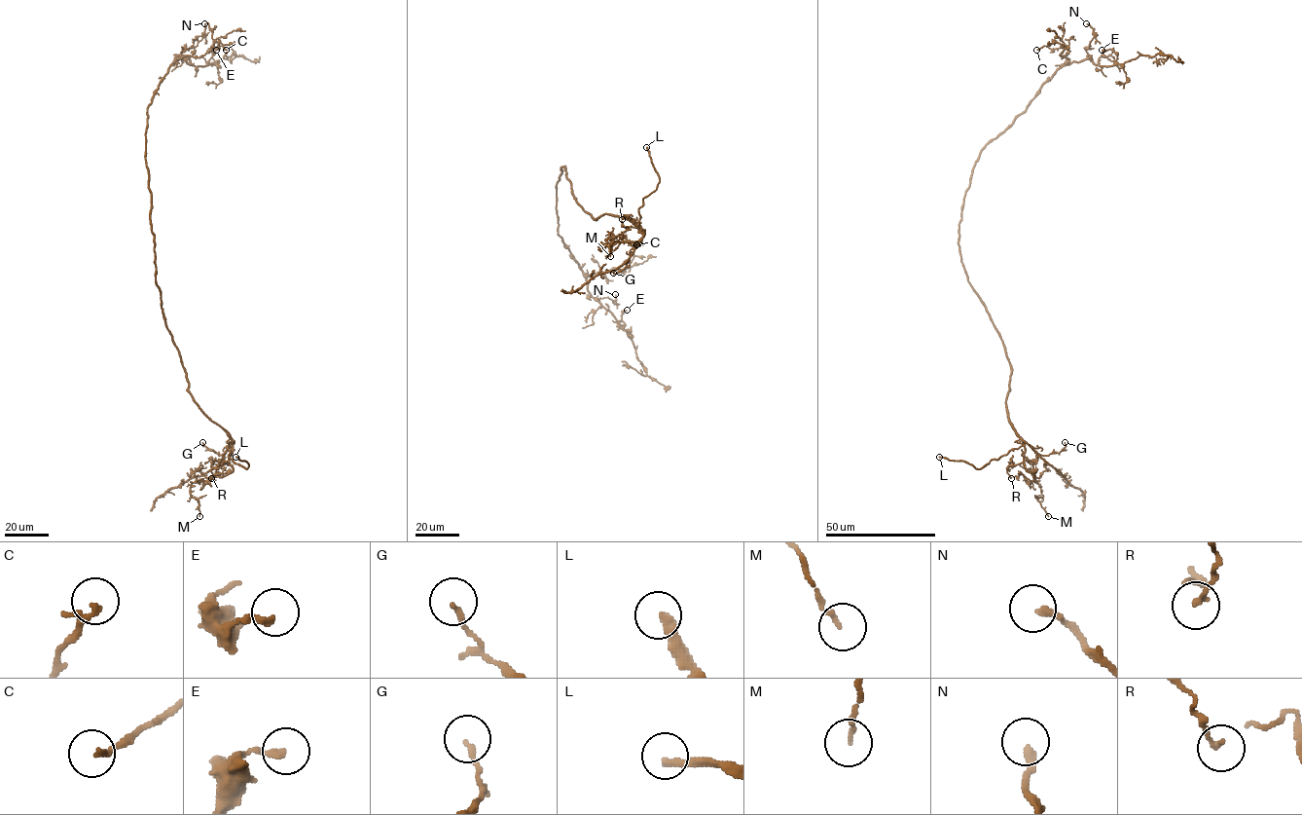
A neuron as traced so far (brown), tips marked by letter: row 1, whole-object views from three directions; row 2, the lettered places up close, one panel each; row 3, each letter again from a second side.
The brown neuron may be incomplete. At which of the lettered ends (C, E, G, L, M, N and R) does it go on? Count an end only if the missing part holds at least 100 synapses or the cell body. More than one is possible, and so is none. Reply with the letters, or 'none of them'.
L

